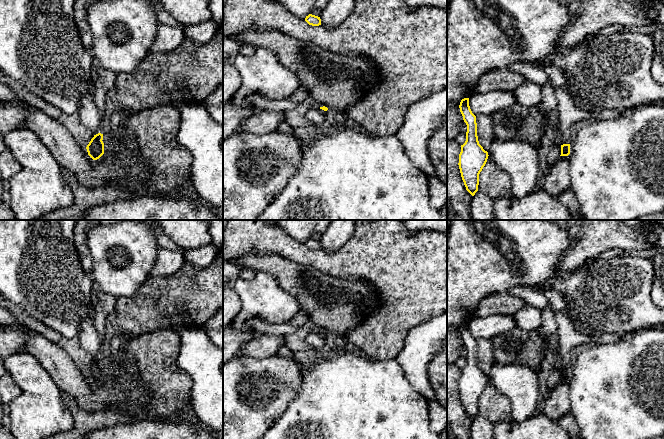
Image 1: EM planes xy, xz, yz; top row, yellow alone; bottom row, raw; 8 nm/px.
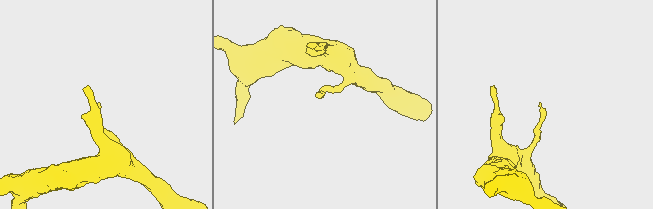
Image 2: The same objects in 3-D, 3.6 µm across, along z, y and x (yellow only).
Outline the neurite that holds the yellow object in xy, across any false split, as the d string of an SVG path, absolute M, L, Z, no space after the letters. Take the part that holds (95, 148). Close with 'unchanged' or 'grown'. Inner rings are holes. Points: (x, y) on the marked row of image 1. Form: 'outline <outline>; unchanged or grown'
outline M98 133L94 135L86 149L88 155L93 159L97 160L104 154L104 143L103 143L103 134Z; unchanged

